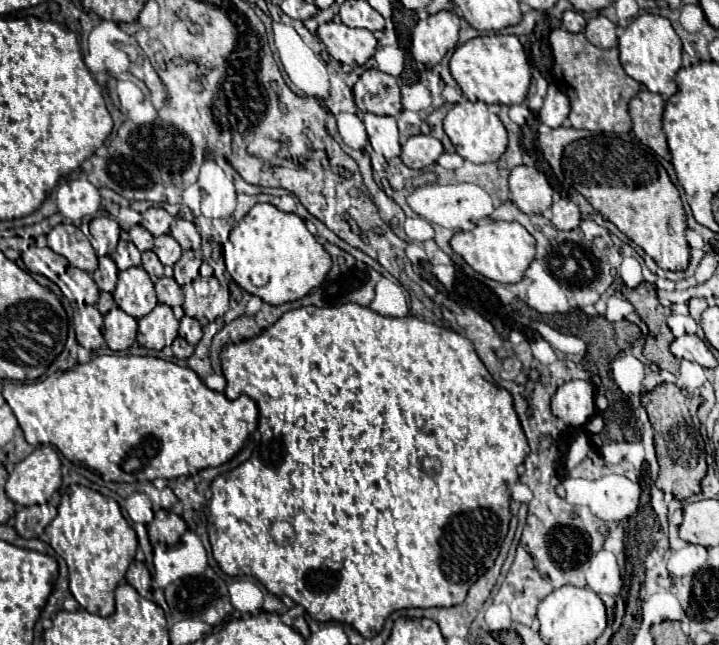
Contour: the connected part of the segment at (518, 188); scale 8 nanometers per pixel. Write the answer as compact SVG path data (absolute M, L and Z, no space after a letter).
M516 166L510 172L508 186L512 192L512 202L524 214L542 214L551 208L554 191L546 176L536 168Z

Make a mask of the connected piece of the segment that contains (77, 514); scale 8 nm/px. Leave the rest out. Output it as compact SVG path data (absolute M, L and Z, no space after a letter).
M72 484L62 494L58 514L48 524L46 534L54 552L68 564L70 592L76 602L90 614L110 616L114 612L114 590L138 548L136 532L124 520L118 502L86 486Z

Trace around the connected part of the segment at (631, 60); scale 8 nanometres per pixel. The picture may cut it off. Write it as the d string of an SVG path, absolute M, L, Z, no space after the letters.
M642 14L634 18L624 28L624 34L618 38L618 50L626 74L636 82L644 84L650 92L668 98L678 90L674 76L682 66L682 42L666 18L654 14Z

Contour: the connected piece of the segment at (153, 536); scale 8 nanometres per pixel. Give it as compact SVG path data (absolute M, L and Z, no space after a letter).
M160 510L160 512L156 512L156 516L148 525L147 530L153 546L158 543L174 545L186 532L186 522L180 516L176 516L172 510Z

